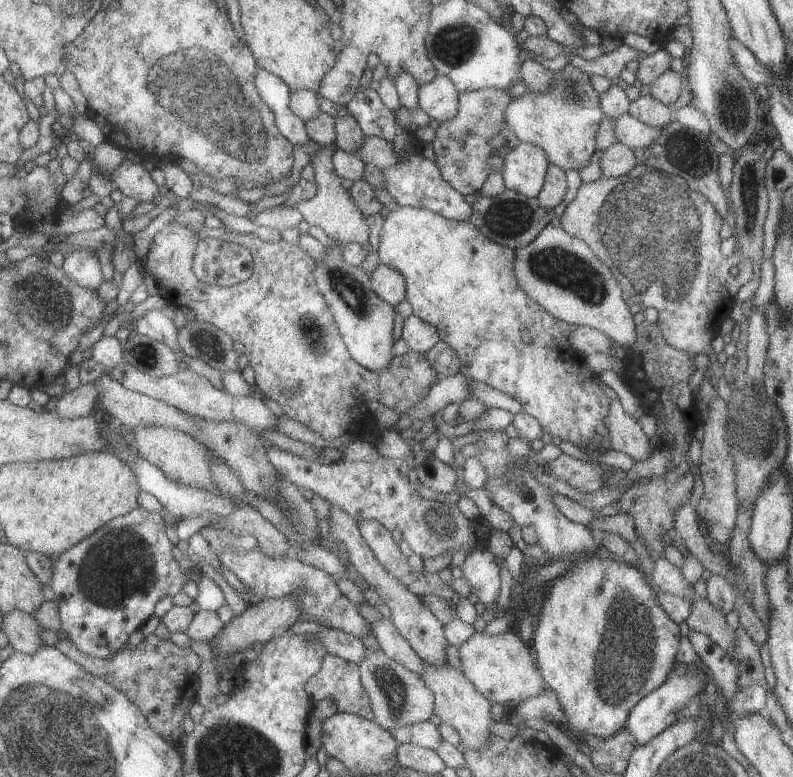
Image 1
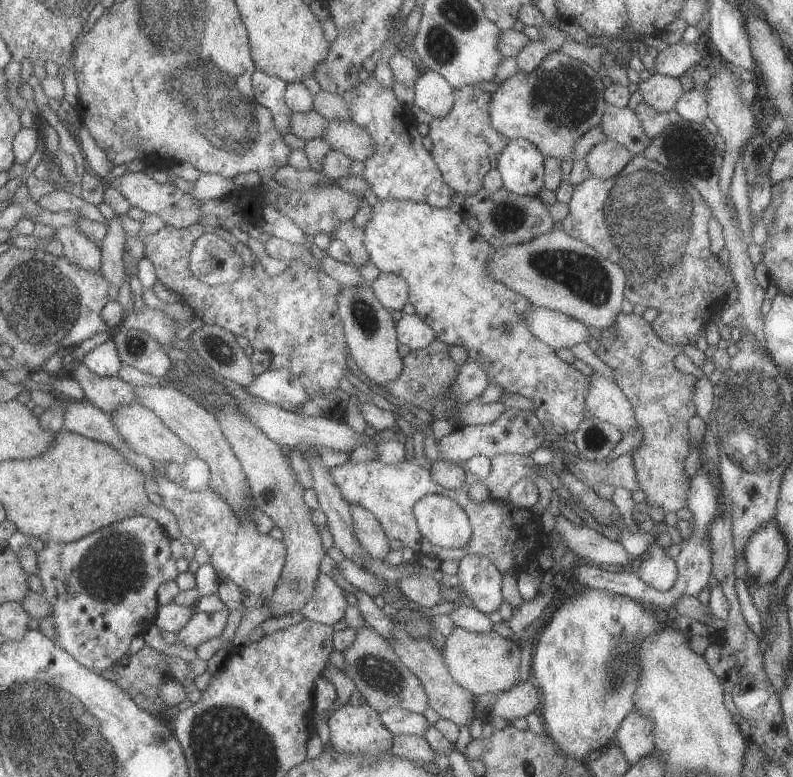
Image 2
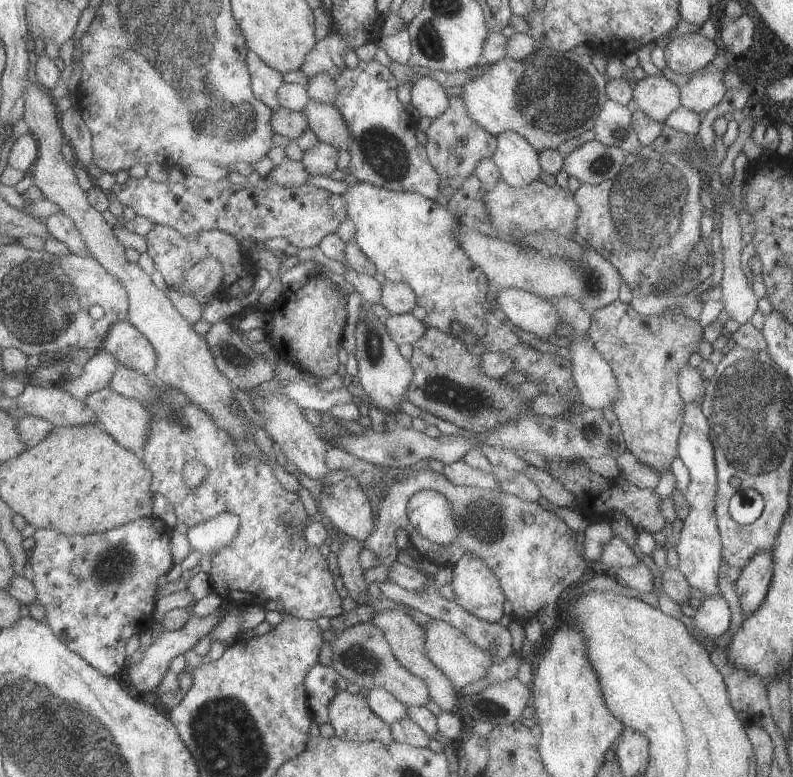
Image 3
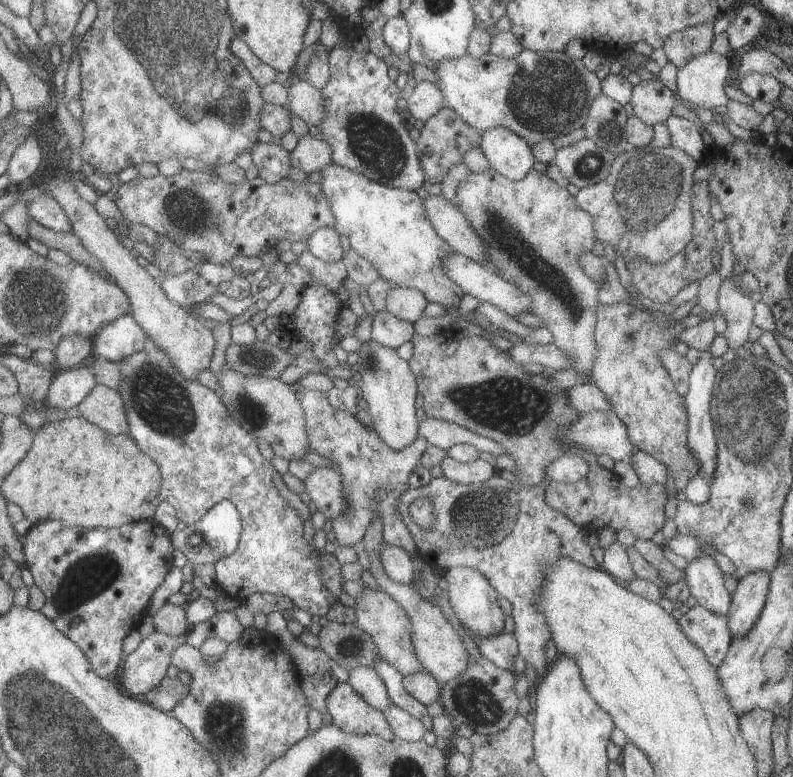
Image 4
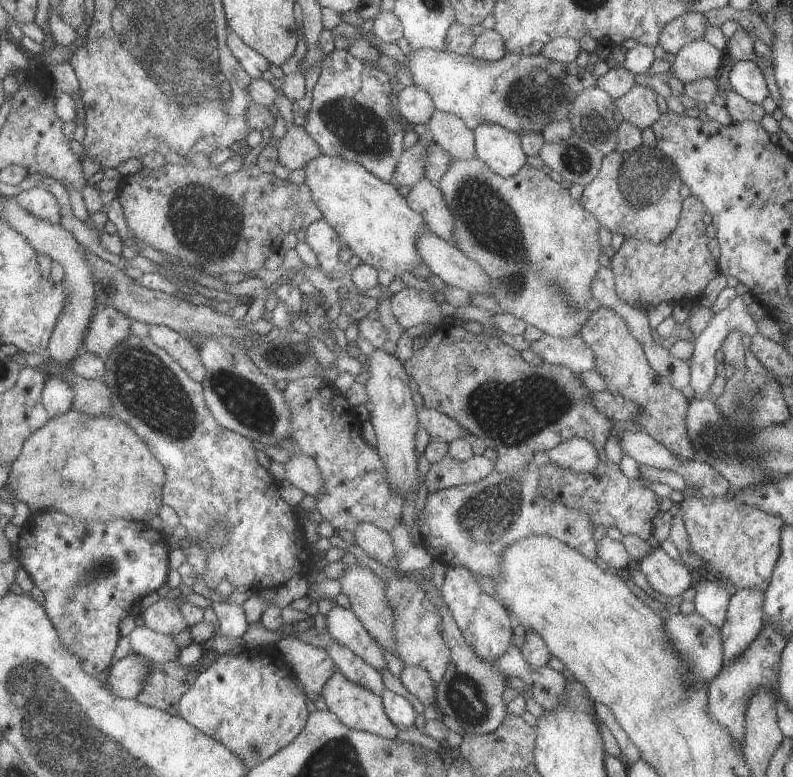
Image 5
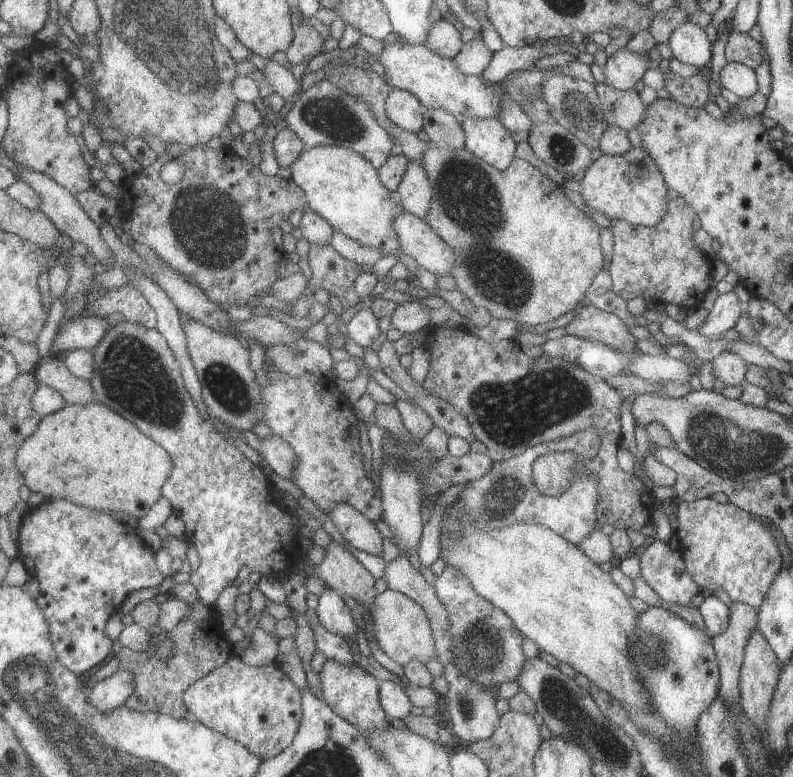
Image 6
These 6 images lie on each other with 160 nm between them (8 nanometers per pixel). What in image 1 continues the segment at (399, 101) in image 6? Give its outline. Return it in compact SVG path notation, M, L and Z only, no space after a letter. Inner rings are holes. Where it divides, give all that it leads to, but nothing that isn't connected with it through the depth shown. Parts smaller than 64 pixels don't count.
M440 75L419 86L419 106L439 123L454 118L459 111L459 90L446 76Z

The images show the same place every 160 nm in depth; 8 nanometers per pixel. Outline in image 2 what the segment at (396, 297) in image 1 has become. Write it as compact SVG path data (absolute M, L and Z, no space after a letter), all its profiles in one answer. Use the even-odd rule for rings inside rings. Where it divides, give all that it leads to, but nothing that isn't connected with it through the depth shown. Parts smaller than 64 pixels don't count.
M381 272L370 285L382 306L389 311L403 310L409 302L409 286L400 275Z

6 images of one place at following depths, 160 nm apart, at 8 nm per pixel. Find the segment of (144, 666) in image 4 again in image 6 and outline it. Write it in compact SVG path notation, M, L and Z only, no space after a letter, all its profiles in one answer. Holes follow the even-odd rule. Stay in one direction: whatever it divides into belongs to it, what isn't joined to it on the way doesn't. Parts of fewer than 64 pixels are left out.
M118 669L111 676L95 683L89 692L89 701L100 712L110 712L124 705L134 692L135 680L129 670Z

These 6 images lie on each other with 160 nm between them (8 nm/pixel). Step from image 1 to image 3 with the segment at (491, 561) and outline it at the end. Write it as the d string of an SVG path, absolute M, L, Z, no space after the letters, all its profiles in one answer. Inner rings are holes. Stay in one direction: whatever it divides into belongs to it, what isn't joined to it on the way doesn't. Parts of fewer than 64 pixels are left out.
M435 490L413 494L407 504L407 515L422 538L442 546L452 544L461 531L452 503ZM464 553L452 568L456 602L482 621L498 623L507 598L488 564L475 554Z

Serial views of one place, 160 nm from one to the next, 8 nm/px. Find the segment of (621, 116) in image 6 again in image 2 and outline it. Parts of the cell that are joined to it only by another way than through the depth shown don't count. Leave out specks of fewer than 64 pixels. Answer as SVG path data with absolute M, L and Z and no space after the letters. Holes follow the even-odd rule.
M652 75L638 84L644 102L654 107L658 112L671 111L677 105L678 99L685 93L679 77Z

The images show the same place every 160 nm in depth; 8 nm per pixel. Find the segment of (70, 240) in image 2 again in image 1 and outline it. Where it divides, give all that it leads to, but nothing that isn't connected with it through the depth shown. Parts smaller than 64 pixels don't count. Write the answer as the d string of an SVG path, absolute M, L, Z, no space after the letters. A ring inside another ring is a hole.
M74 248L63 262L62 269L81 287L96 291L105 281L100 270L97 253L90 248Z

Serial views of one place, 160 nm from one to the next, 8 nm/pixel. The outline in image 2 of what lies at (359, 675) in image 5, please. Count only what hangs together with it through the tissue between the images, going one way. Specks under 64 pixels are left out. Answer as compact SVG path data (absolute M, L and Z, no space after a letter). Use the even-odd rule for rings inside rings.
M391 708L380 713L381 721L394 736L414 735L424 737L431 726L424 715L402 709Z

